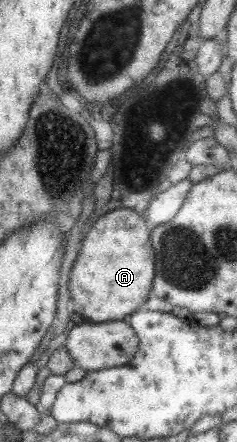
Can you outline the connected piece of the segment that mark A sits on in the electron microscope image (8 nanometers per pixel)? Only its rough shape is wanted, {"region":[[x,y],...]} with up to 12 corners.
{"region":[[101,213],[69,276],[93,323],[142,308],[154,277],[144,214]]}

